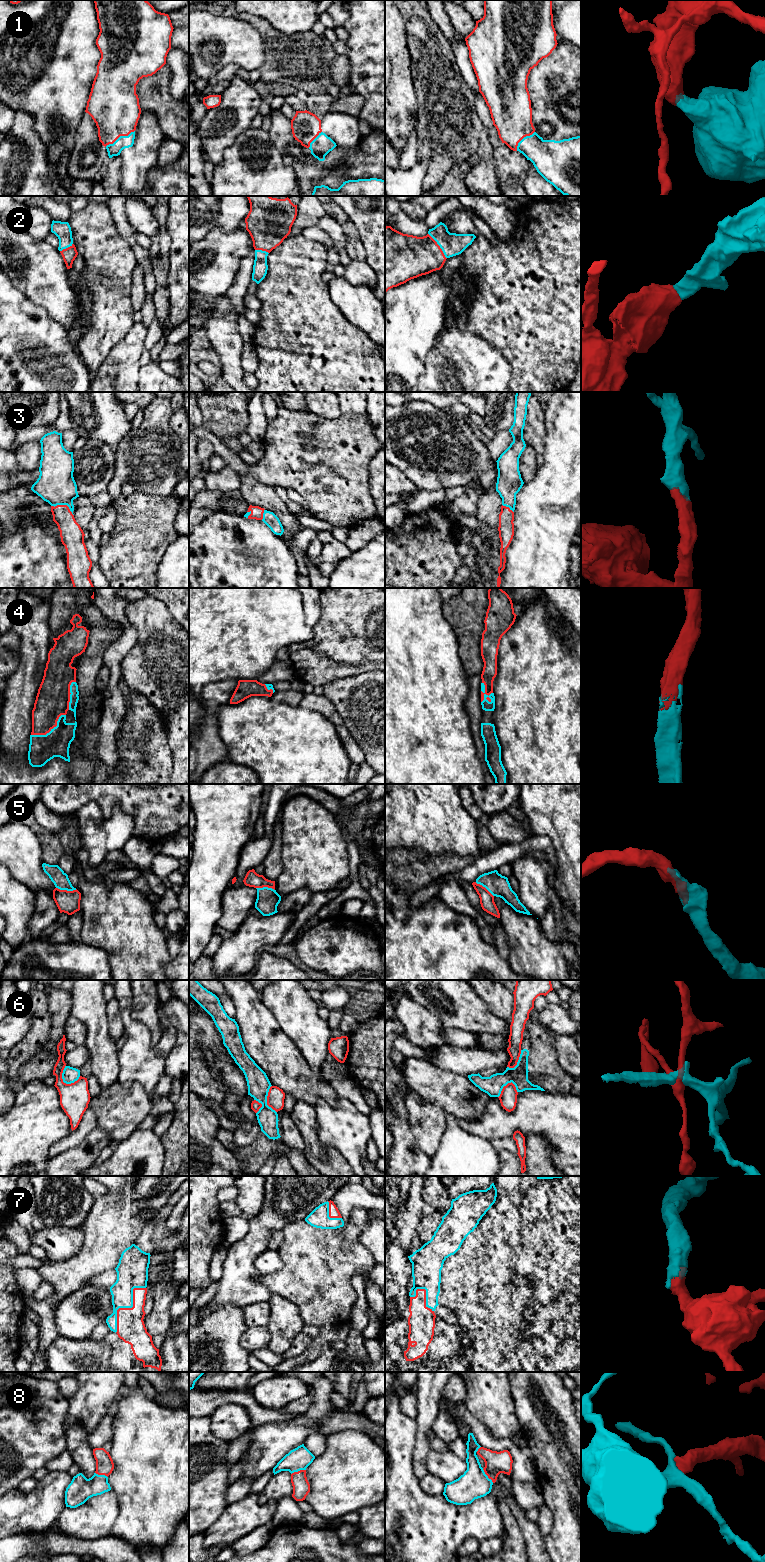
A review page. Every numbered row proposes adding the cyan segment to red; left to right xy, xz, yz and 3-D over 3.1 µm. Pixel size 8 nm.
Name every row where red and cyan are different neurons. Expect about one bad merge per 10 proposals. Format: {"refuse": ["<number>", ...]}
{"refuse": ["6"]}

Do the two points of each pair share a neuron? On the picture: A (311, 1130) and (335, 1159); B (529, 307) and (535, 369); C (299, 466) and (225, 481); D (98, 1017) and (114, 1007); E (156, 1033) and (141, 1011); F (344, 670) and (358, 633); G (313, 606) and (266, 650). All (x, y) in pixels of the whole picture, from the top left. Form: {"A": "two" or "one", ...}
{"A": "one", "B": "one", "C": "two", "D": "two", "E": "one", "F": "two", "G": "two"}

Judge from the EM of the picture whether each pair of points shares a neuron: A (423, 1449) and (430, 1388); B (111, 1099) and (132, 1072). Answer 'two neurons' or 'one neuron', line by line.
A: one neuron
B: two neurons

